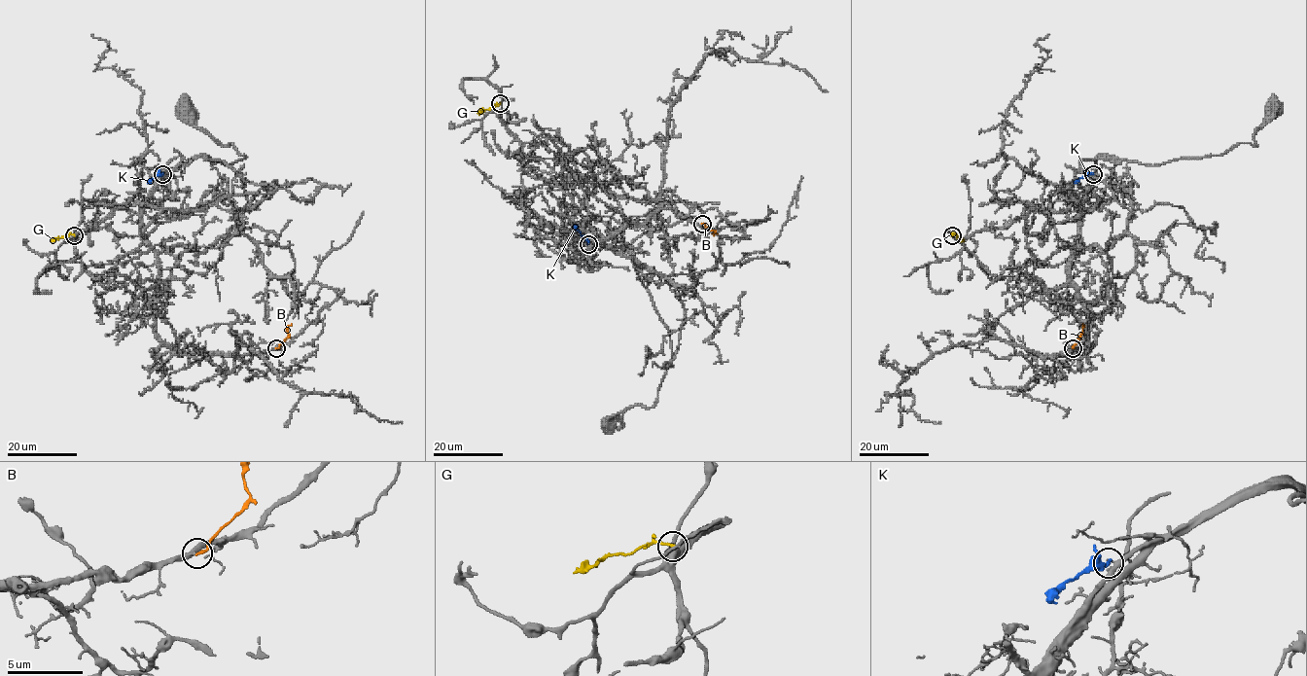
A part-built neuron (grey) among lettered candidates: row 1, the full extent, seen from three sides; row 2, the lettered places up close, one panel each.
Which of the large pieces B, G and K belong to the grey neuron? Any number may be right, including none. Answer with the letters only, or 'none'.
B

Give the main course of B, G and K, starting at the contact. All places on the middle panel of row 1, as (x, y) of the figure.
B: (702, 224), (718, 233)
G: (499, 103), (476, 110)
K: (587, 244), (574, 226)

